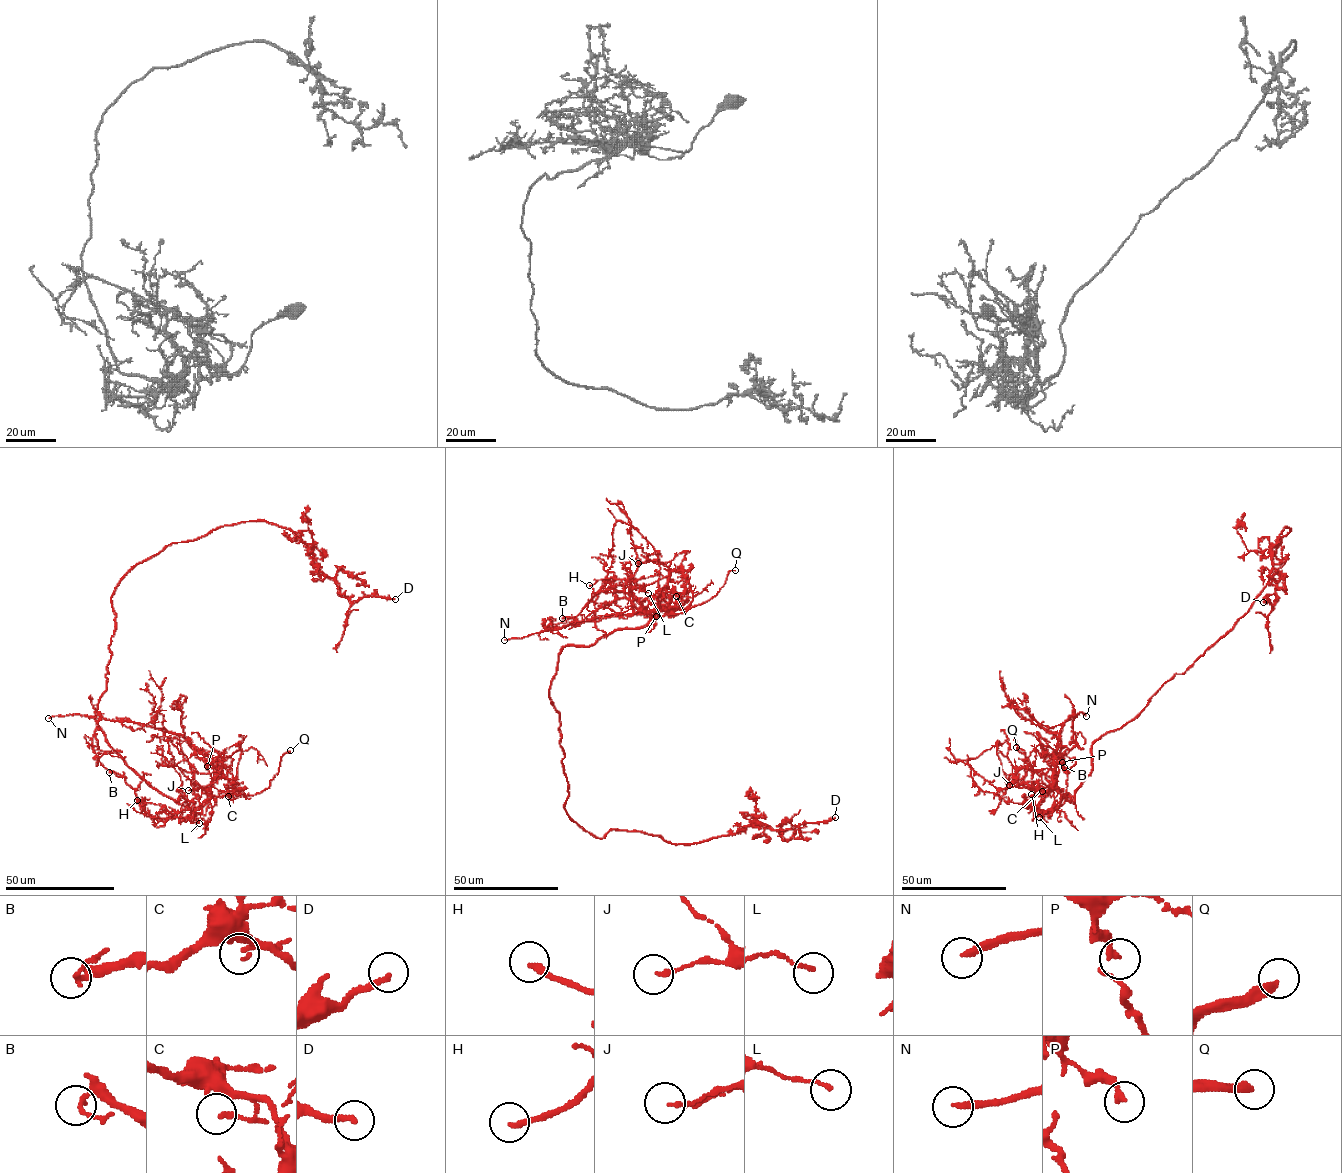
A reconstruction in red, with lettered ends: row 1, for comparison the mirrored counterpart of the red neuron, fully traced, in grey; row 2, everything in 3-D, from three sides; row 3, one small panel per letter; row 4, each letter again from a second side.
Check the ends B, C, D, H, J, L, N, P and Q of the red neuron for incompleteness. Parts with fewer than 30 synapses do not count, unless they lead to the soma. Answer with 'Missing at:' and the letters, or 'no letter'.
Missing at: H, Q

